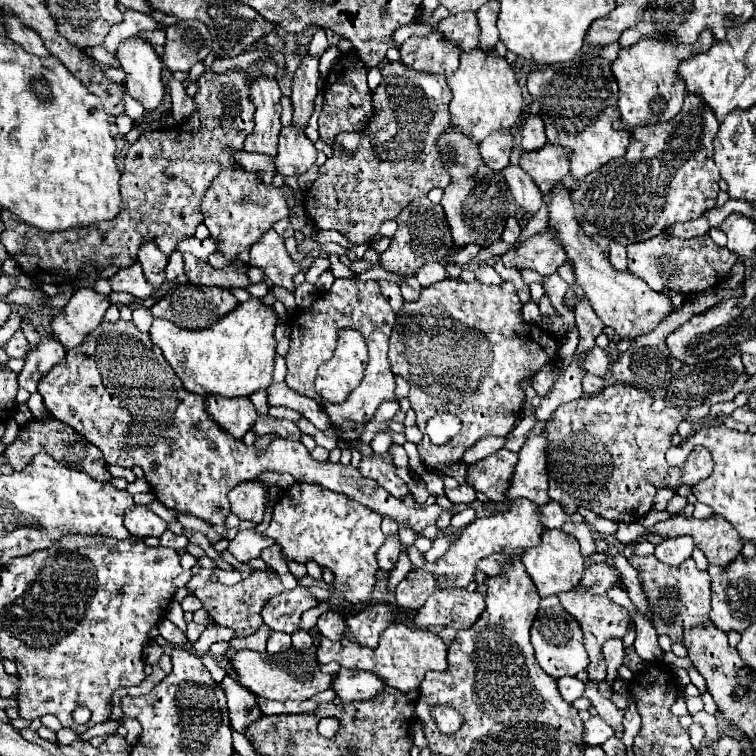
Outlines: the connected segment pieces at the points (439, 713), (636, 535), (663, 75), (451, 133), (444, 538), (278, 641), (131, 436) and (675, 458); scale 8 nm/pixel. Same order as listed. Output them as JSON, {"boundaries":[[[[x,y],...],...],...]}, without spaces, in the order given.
{"boundaries":[[[[448,706],[431,707],[430,714],[432,719],[436,721],[440,731],[444,731],[444,733],[456,733],[460,729],[460,725],[462,725],[460,713],[456,713],[454,709],[448,709]]],[[[628,523],[628,525],[620,525],[616,531],[616,539],[620,543],[630,543],[630,541],[642,541],[644,535],[644,527],[638,523]]],[[[704,29],[698,41],[692,45],[664,39],[642,39],[632,47],[620,49],[618,59],[612,63],[612,71],[620,87],[618,111],[622,125],[632,131],[638,125],[670,121],[670,117],[680,111],[686,97],[686,85],[682,85],[682,77],[678,77],[678,65],[694,53],[708,51],[714,41],[714,33],[710,29]]],[[[450,125],[438,137],[438,153],[442,157],[442,163],[446,165],[446,171],[450,173],[450,185],[444,189],[442,207],[456,245],[490,245],[500,241],[512,201],[510,189],[506,189],[506,179],[502,177],[502,173],[496,173],[486,167],[478,149],[480,143],[470,141],[470,137],[462,137],[462,133],[454,129],[454,125]]],[[[450,531],[448,535],[444,535],[444,533],[440,533],[434,541],[432,541],[432,547],[430,547],[430,551],[426,551],[424,553],[424,557],[426,557],[426,561],[436,561],[438,557],[442,557],[444,553],[446,553],[446,549],[450,549],[450,545],[454,543],[458,539],[458,531]]],[[[272,631],[270,639],[268,639],[268,653],[278,655],[278,653],[282,653],[282,651],[288,651],[290,647],[292,647],[290,635],[286,635],[286,633],[278,633],[278,631]]],[[[120,319],[116,323],[102,321],[82,345],[70,349],[54,371],[42,377],[38,393],[56,419],[72,425],[104,453],[108,465],[142,467],[152,493],[162,505],[176,513],[196,515],[210,525],[224,525],[230,513],[228,491],[238,481],[254,479],[264,471],[290,473],[296,481],[320,483],[342,491],[384,517],[392,517],[398,523],[408,521],[416,533],[436,523],[438,505],[426,509],[406,507],[376,481],[362,477],[351,464],[334,465],[312,459],[300,441],[274,439],[268,447],[270,455],[266,455],[266,449],[256,449],[242,439],[230,437],[230,433],[222,433],[206,413],[206,397],[190,393],[178,381],[178,375],[164,361],[162,351],[152,345],[150,337],[140,333],[134,323]]],[[[685,442],[681,443],[679,446],[672,446],[666,452],[666,461],[670,466],[680,467],[692,450],[691,444],[685,444]]]]}

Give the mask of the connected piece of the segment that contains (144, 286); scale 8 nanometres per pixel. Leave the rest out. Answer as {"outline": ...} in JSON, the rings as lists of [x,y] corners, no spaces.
{"outline":[[[136,261],[136,265],[120,269],[116,275],[112,275],[110,283],[112,283],[112,291],[126,291],[138,299],[148,299],[148,297],[152,297],[152,291],[154,291],[154,285],[150,285],[150,281],[146,281],[138,261]]]}

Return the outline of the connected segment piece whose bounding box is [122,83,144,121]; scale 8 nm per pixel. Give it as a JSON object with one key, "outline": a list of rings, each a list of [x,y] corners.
{"outline":[[[122,83],[122,101],[124,101],[124,107],[126,107],[126,113],[136,121],[136,119],[140,119],[142,117],[142,113],[144,113],[144,107],[134,99],[134,97],[130,97],[130,93],[128,93],[128,89],[126,89],[126,85]]]}

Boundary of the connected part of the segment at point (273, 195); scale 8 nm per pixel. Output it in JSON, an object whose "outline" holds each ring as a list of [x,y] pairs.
{"outline":[[[230,167],[224,169],[218,177],[214,177],[210,189],[206,191],[202,199],[202,215],[204,215],[204,225],[208,227],[210,235],[220,241],[218,251],[224,255],[238,255],[250,245],[254,245],[262,233],[270,231],[272,225],[280,219],[290,217],[288,209],[288,199],[294,199],[296,203],[302,203],[302,193],[294,191],[288,185],[276,187],[276,185],[266,185],[256,171],[246,171],[244,167]]]}

